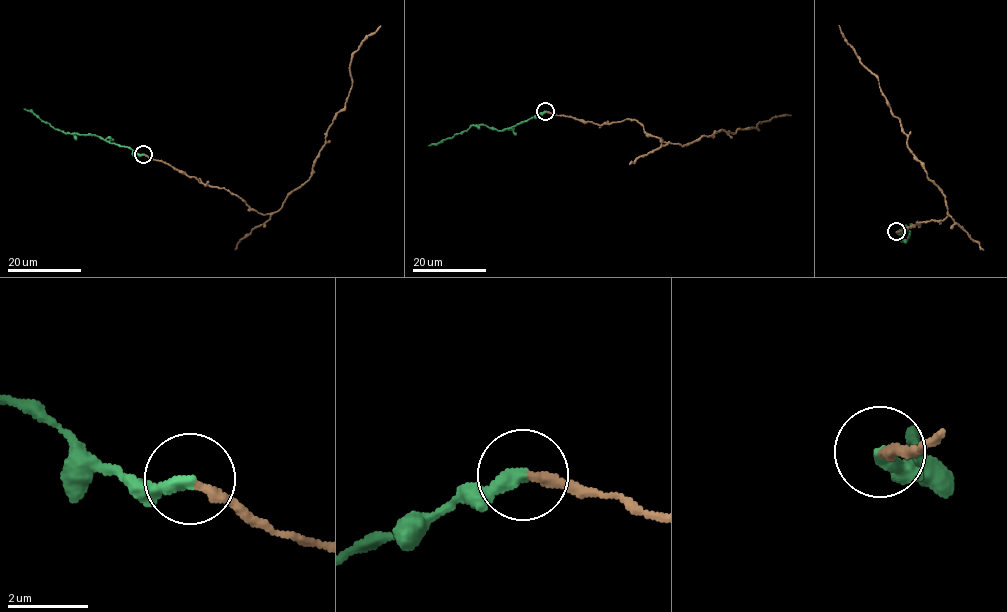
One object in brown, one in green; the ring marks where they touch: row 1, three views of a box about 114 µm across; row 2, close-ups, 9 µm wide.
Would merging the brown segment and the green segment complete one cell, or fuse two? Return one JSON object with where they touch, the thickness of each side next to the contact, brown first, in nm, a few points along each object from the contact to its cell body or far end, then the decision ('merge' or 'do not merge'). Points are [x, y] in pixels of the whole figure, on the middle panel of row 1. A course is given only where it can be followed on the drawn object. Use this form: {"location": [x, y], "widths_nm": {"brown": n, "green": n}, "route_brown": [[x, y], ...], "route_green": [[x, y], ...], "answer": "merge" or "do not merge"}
{"location": [545, 111], "widths_nm": {"brown": 240, "green": 360}, "route_brown": [[546, 112], [600, 125], [635, 120], [645, 132], [683, 146], [722, 130], [758, 130], [757, 124], [790, 115]], "route_green": [[546, 112], [501, 130], [482, 125], [470, 126], [429, 145]], "answer": "do not merge"}

